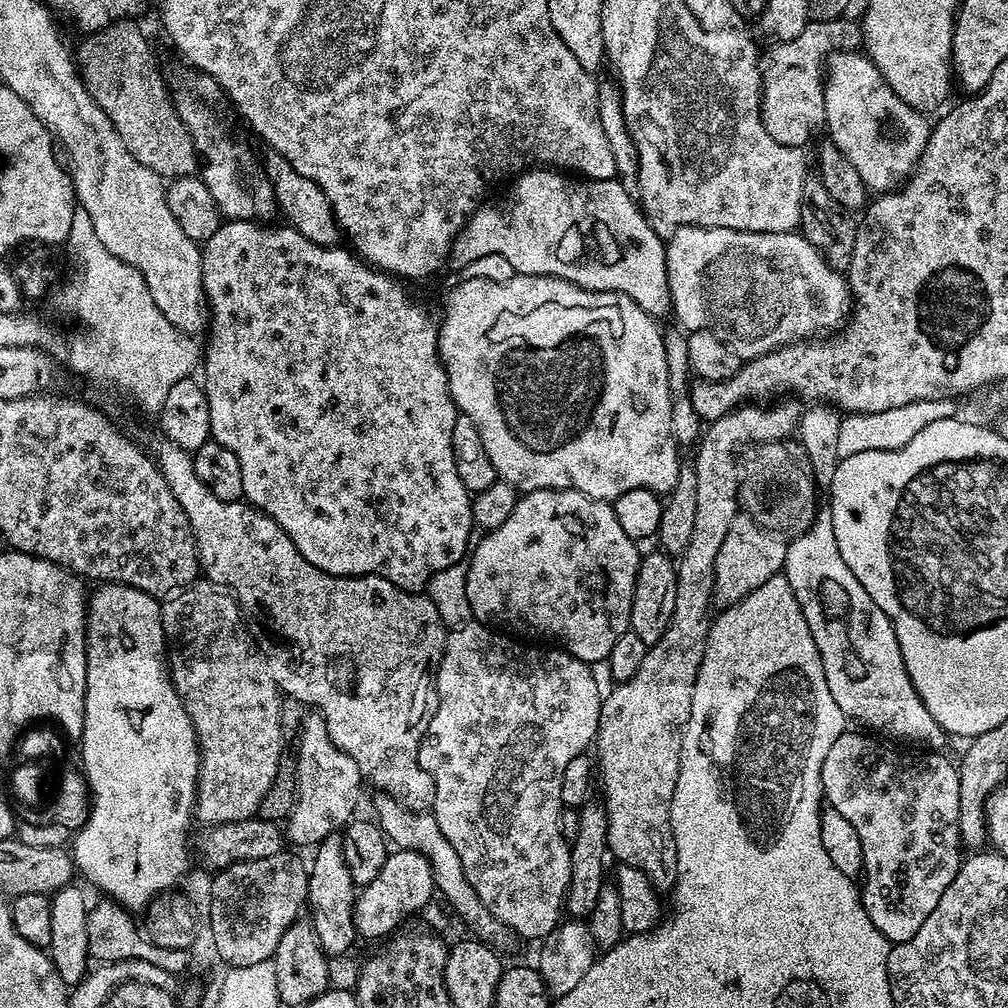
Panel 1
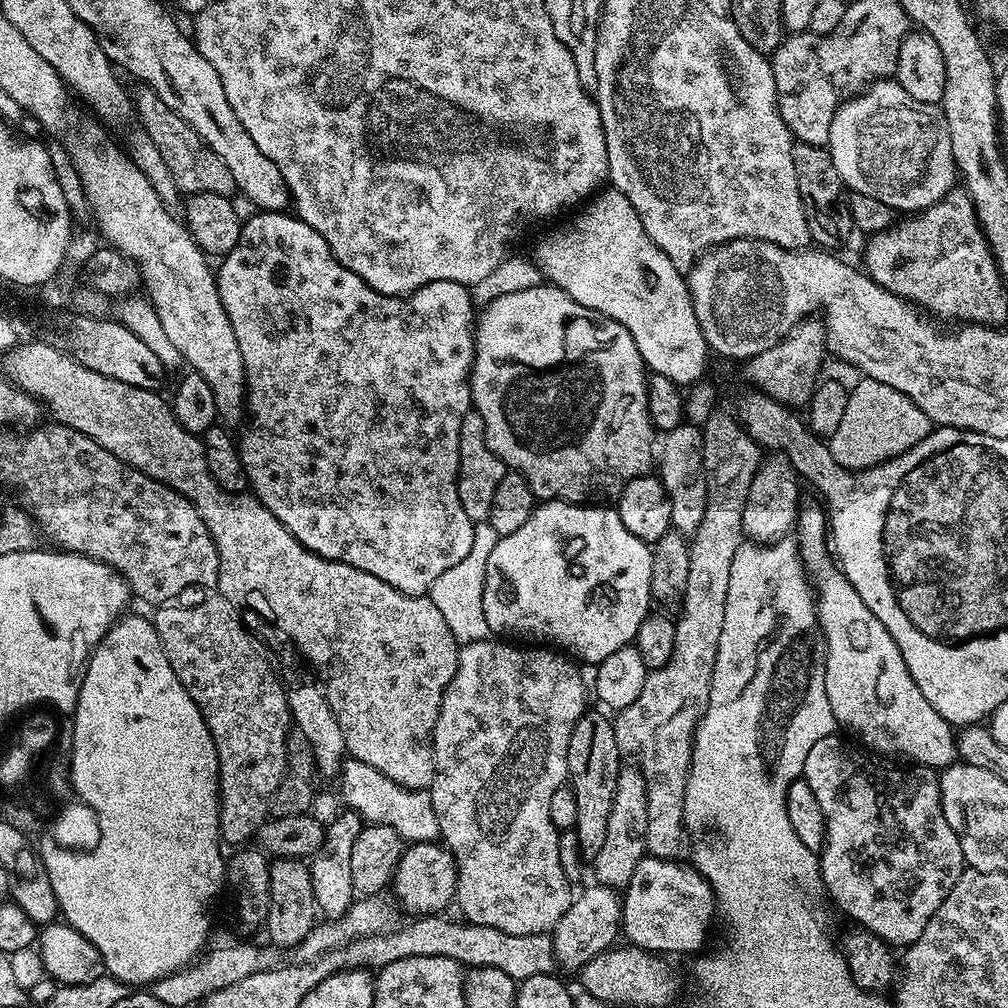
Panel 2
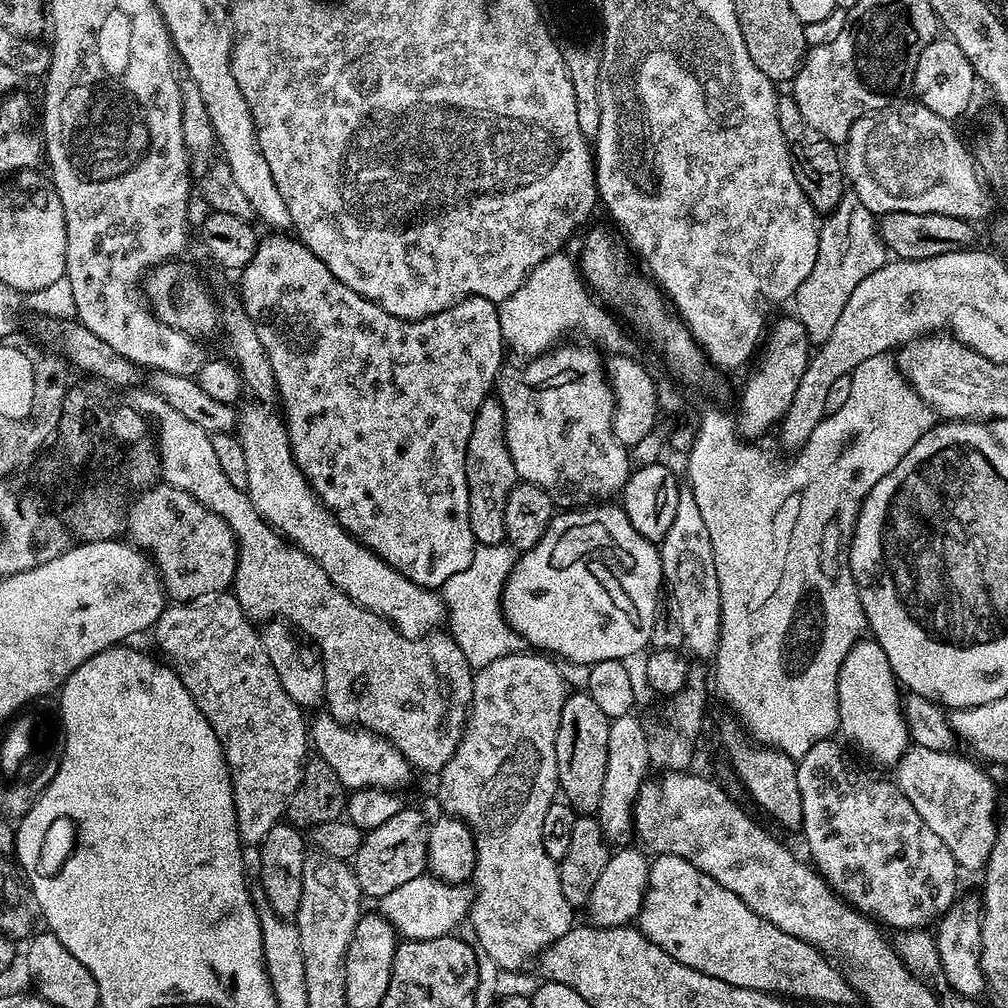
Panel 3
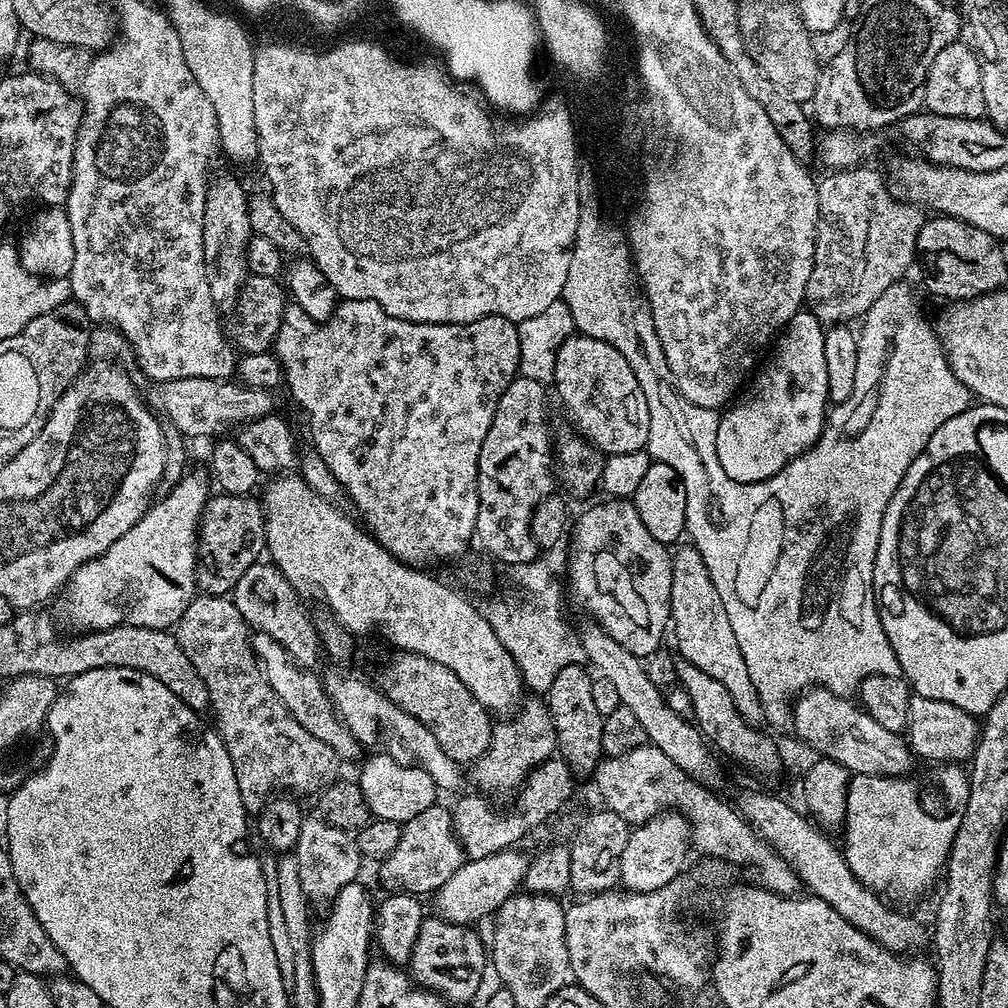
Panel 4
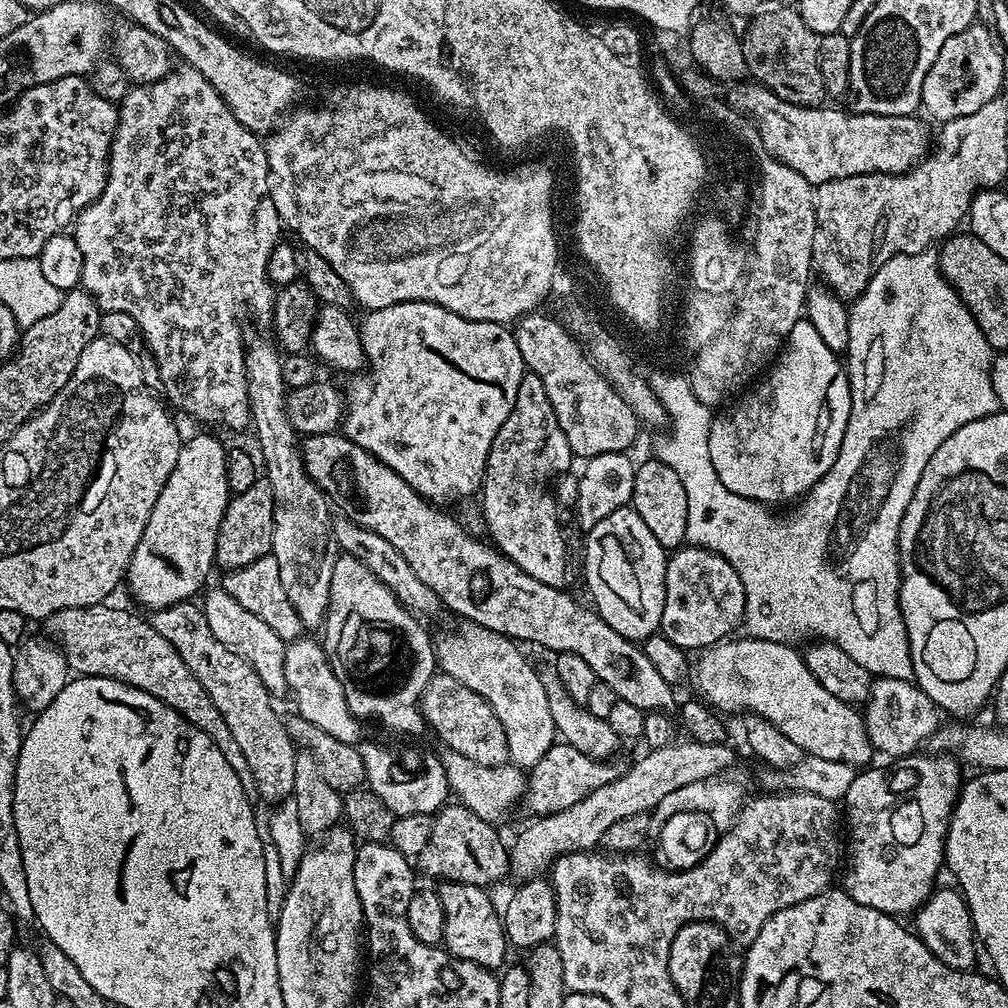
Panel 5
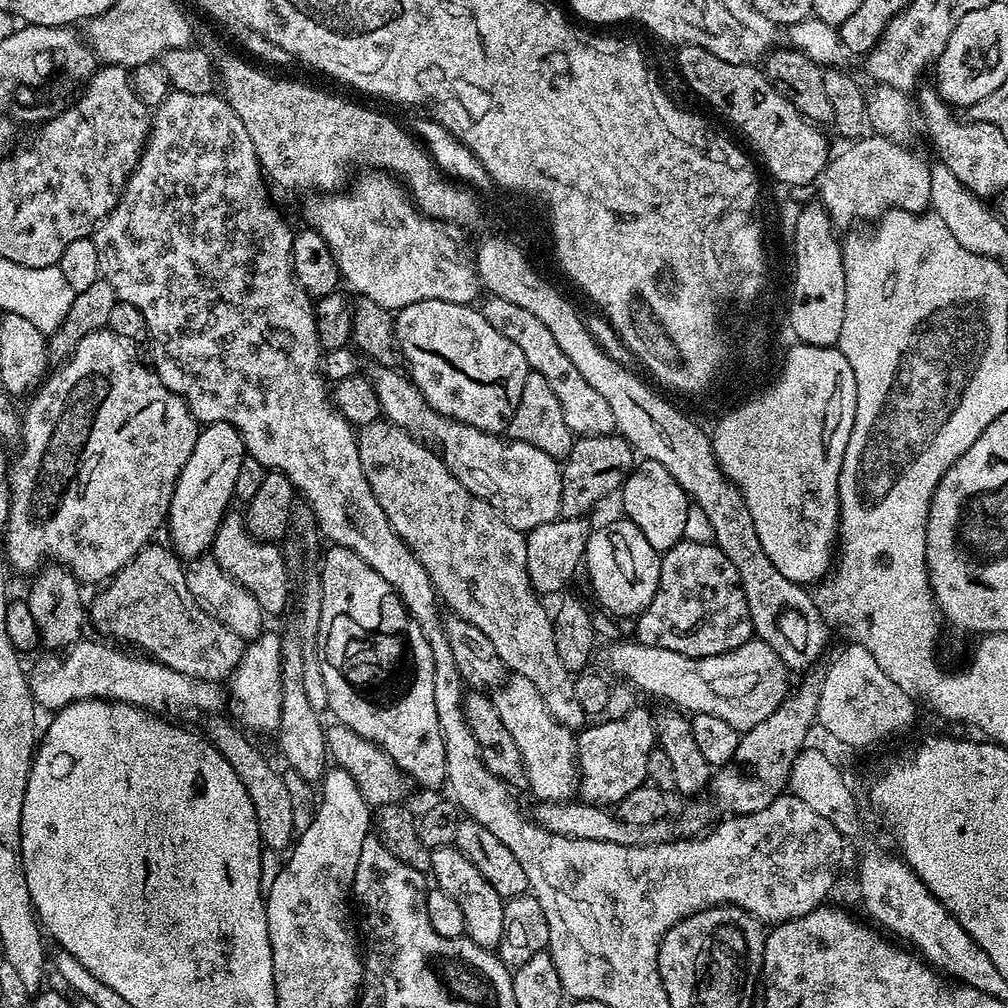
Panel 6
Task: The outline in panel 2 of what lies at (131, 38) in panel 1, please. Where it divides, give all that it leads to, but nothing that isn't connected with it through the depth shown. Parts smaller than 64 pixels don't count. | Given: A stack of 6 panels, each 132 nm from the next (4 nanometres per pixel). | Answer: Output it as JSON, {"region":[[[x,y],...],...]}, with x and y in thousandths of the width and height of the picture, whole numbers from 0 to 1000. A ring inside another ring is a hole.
{"region":[[[144,85],[136,87],[136,91],[133,91],[133,111],[137,116],[137,123],[139,121],[144,133],[151,138],[150,146],[156,147],[161,153],[180,191],[203,190],[229,195],[234,190],[234,182],[228,169],[224,169],[224,161],[220,161],[220,157],[216,157],[216,153],[212,153],[212,149],[208,149],[208,145],[204,145],[204,141],[196,137],[193,129],[178,113],[169,109],[169,105],[165,105],[165,101],[157,97],[157,93],[153,93],[153,89]]]}

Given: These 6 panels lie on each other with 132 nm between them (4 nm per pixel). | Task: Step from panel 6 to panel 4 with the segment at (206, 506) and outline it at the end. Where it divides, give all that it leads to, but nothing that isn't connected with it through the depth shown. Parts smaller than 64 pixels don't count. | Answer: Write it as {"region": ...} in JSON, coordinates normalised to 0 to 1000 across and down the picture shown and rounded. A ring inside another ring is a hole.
{"region":[[[184,467],[179,473],[177,479],[171,481],[169,487],[163,490],[159,497],[152,499],[144,508],[143,512],[136,520],[129,522],[129,526],[125,526],[125,530],[121,530],[121,534],[117,534],[117,538],[113,538],[113,542],[109,542],[100,552],[93,554],[89,558],[82,560],[77,565],[73,565],[73,569],[68,573],[65,582],[55,592],[56,607],[67,619],[72,619],[72,624],[79,627],[96,627],[97,625],[105,625],[112,623],[118,619],[128,619],[129,621],[145,621],[146,623],[170,624],[176,615],[181,613],[181,609],[185,605],[185,601],[190,596],[190,592],[195,590],[194,581],[194,529],[198,522],[198,511],[202,505],[202,499],[206,497],[208,491],[208,476],[205,471],[202,472],[198,468]]]}

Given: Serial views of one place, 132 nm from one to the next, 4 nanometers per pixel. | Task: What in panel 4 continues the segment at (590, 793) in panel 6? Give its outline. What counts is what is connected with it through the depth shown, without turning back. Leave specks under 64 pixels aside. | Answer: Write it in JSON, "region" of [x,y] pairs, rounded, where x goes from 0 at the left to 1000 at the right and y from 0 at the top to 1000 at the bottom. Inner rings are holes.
{"region":[[[545,752],[535,758],[525,768],[520,781],[511,787],[512,802],[499,806],[496,802],[484,799],[485,791],[480,788],[460,790],[452,799],[447,799],[448,818],[452,830],[460,840],[460,848],[465,853],[482,851],[486,847],[505,844],[523,825],[528,825],[539,813],[544,813],[567,790],[569,767],[558,752]]]}

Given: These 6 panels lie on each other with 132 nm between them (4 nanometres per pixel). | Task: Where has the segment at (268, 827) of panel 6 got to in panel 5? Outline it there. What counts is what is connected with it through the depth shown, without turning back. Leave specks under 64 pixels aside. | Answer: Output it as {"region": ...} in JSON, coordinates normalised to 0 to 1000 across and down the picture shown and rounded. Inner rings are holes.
{"region":[[[104,597],[88,603],[58,605],[43,616],[42,623],[48,626],[45,627],[47,634],[55,637],[63,648],[68,664],[75,671],[109,673],[137,685],[145,685],[145,688],[157,692],[204,727],[231,761],[242,786],[253,787],[252,770],[228,720],[224,719],[224,714],[200,679],[188,668],[177,645],[157,625],[153,625],[150,614],[143,612],[142,615],[123,603],[110,603],[109,600]]]}

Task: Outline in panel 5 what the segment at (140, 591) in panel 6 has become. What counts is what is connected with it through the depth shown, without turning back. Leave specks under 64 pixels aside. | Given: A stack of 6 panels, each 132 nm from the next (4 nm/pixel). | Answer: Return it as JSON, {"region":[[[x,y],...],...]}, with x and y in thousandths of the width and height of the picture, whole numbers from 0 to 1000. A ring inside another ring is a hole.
{"region":[[[184,597],[156,603],[149,614],[153,625],[157,625],[177,645],[188,668],[200,679],[224,714],[224,719],[228,720],[252,770],[253,789],[259,790],[267,800],[278,799],[287,793],[292,784],[292,756],[296,742],[288,732],[285,717],[280,710],[278,714],[277,708],[270,703],[271,691],[264,681],[260,681],[260,673],[256,673],[248,657],[244,657],[244,653],[236,653],[232,645],[224,645],[224,641],[212,633],[197,598]]]}

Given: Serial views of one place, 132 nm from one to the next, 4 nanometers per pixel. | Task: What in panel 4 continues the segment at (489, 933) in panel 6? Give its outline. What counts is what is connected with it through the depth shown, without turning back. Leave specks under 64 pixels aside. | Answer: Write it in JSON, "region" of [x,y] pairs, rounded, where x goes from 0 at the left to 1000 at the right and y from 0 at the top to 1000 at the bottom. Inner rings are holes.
{"region":[[[429,907],[421,912],[415,923],[415,935],[411,935],[409,949],[405,952],[403,960],[410,973],[418,980],[424,980],[427,984],[433,984],[439,988],[445,997],[460,996],[472,988],[476,975],[480,972],[480,960],[482,964],[482,933],[472,926],[471,920],[462,917],[451,917],[445,913],[438,913],[436,909]]]}

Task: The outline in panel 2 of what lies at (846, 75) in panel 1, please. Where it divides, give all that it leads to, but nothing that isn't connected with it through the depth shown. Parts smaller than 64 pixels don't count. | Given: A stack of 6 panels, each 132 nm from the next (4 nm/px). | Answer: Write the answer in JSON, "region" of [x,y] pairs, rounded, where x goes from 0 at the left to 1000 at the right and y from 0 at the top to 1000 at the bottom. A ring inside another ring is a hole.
{"region":[[[885,77],[871,79],[869,82],[861,84],[852,95],[847,95],[844,99],[834,102],[833,108],[827,113],[827,121],[823,121],[823,137],[819,146],[821,152],[827,157],[827,165],[831,165],[831,173],[837,179],[838,188],[851,192],[863,192],[863,196],[871,196],[871,200],[879,200],[879,204],[888,206],[893,212],[908,212],[917,206],[927,204],[927,200],[931,200],[939,190],[945,189],[947,183],[944,182],[947,179],[949,182],[950,179],[946,153],[942,145],[942,129],[938,125],[937,108],[927,103],[911,101],[911,97],[899,93],[899,89],[895,89],[895,85]]]}

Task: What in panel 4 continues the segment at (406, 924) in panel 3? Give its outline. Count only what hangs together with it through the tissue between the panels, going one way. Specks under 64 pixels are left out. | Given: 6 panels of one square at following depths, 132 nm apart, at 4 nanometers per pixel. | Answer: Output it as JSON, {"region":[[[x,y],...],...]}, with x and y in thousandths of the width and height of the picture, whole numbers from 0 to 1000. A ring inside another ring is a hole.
{"region":[[[505,843],[486,847],[473,853],[461,852],[460,857],[448,870],[437,878],[431,886],[433,892],[432,908],[438,913],[445,913],[451,917],[465,919],[475,918],[475,913],[487,910],[507,889],[513,888],[520,876],[520,868],[524,862],[525,850],[519,849],[516,843]]]}

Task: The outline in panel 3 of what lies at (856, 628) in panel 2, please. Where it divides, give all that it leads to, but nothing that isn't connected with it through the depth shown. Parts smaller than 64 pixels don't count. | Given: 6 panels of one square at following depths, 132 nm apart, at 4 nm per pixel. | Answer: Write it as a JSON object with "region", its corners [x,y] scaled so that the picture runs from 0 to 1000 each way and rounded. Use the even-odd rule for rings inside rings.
{"region":[[[854,633],[839,649],[831,665],[831,719],[855,745],[873,758],[888,760],[903,741],[901,718],[895,705],[895,683],[879,653],[879,645],[864,633]]]}

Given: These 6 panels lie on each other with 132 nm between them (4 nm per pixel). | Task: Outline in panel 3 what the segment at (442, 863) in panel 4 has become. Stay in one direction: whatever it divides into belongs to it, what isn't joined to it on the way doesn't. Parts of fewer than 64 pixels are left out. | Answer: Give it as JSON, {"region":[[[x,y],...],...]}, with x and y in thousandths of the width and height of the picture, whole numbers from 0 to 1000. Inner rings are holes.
{"region":[[[398,801],[391,812],[379,815],[364,825],[361,837],[355,841],[352,853],[348,854],[349,866],[355,871],[355,879],[362,890],[376,891],[395,883],[402,875],[422,868],[425,861],[425,823],[427,817],[413,802]]]}

